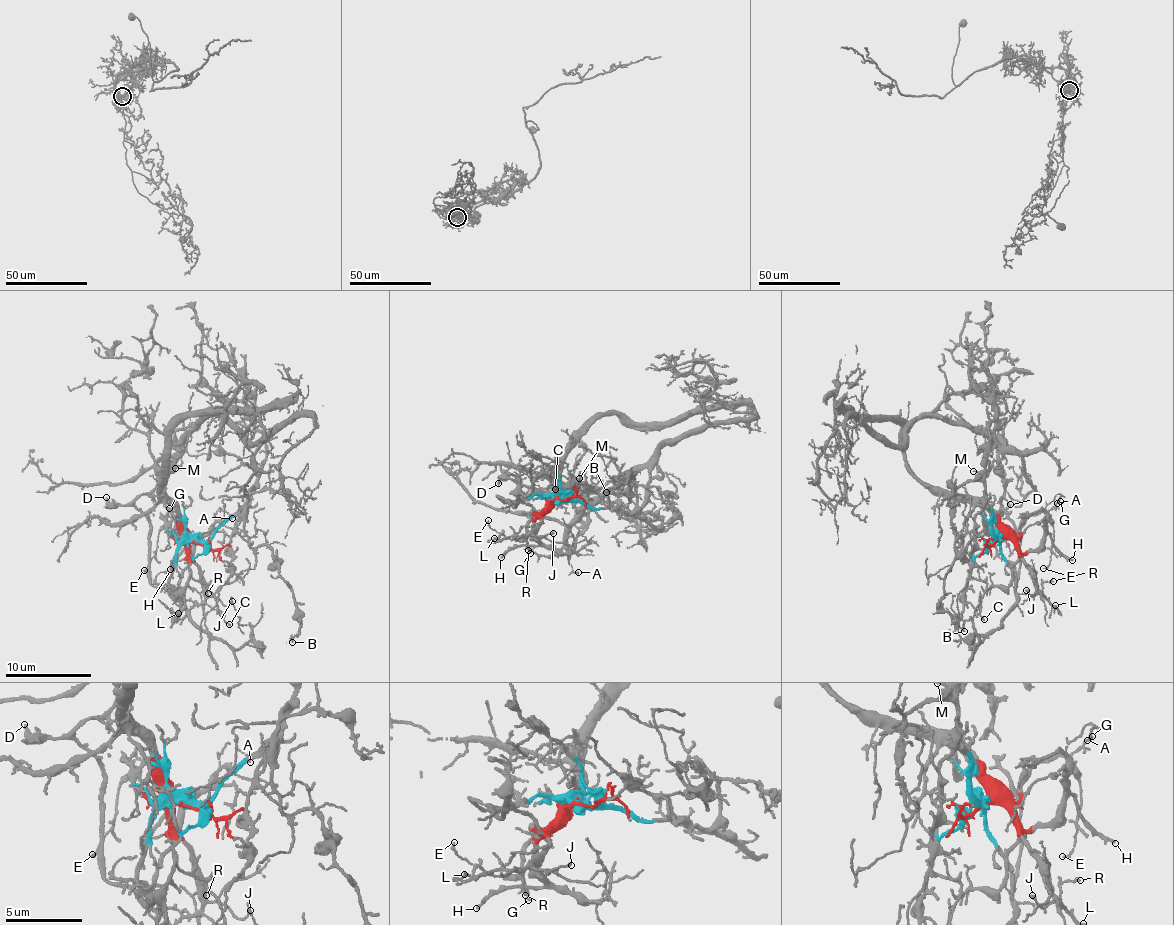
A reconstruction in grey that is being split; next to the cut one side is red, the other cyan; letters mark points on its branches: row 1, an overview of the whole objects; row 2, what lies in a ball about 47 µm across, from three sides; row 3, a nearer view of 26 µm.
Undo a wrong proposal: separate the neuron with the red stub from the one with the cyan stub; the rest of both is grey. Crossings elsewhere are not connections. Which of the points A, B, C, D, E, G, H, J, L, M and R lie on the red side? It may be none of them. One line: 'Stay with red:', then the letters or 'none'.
Stay with red: A, E, G, H, J, L, R

